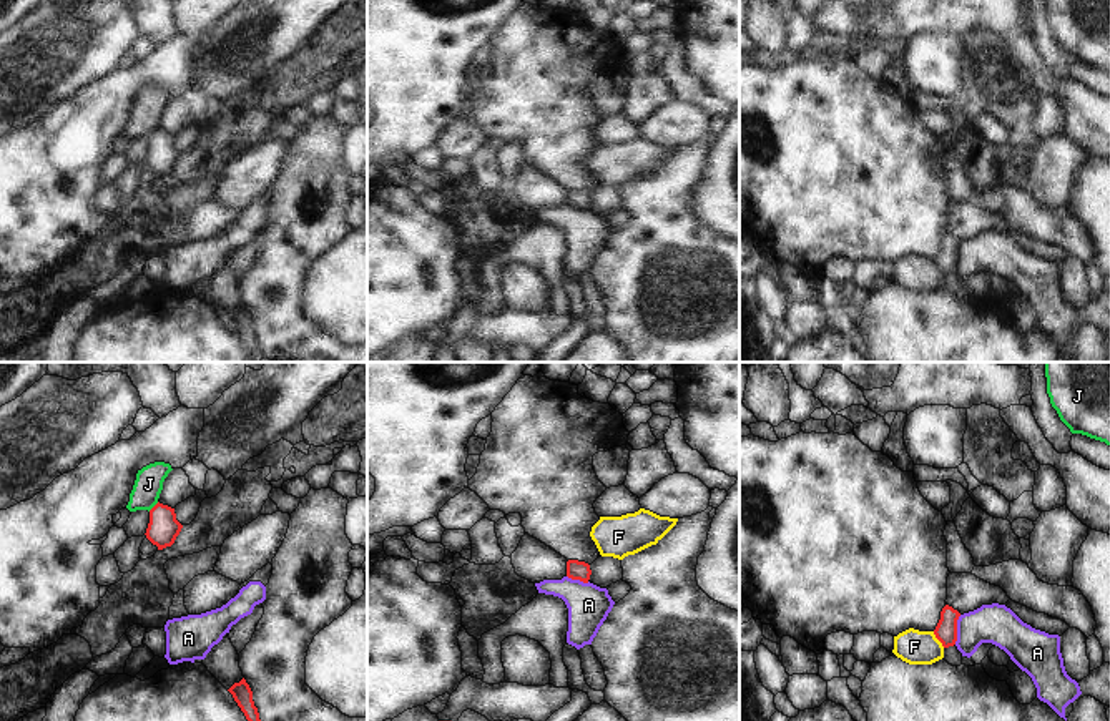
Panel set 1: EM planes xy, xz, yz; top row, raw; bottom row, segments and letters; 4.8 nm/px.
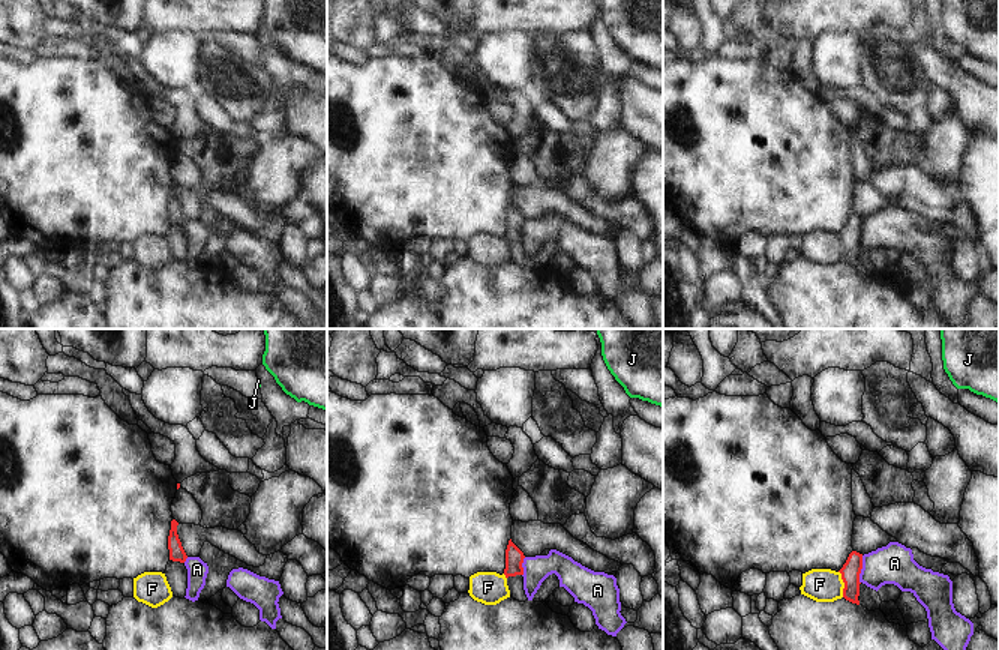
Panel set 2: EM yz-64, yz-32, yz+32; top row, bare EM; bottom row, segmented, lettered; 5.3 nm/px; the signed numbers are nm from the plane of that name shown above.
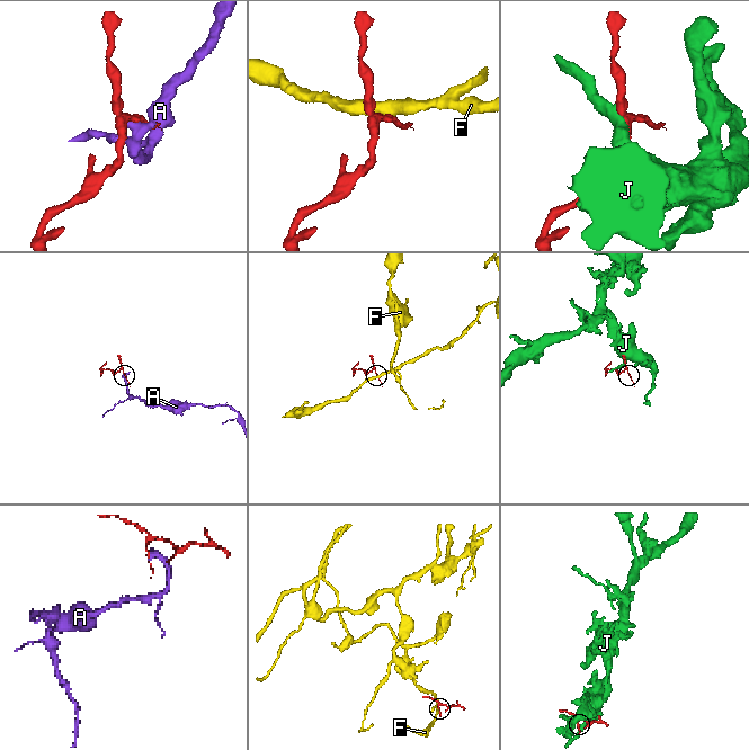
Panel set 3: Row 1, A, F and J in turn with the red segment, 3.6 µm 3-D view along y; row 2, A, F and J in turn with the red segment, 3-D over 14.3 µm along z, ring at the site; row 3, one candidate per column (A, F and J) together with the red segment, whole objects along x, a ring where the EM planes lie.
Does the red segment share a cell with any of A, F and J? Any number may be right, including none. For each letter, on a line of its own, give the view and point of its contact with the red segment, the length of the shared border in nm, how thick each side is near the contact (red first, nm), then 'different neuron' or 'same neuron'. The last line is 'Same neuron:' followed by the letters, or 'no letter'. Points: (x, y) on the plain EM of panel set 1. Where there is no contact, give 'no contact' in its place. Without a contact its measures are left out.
A: yz (956, 258) | 150 nm | 110/190 nm | different neuron
F: yz (938, 266) | 100 nm | 110/170 nm | different neuron
J: xy (155, 133) | 70 nm | 150/140 nm | different neuron
Same neuron: no letter

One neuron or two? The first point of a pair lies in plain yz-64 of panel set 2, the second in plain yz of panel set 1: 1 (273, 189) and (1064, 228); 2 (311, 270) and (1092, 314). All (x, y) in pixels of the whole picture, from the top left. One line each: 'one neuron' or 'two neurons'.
1: two neurons
2: one neuron

